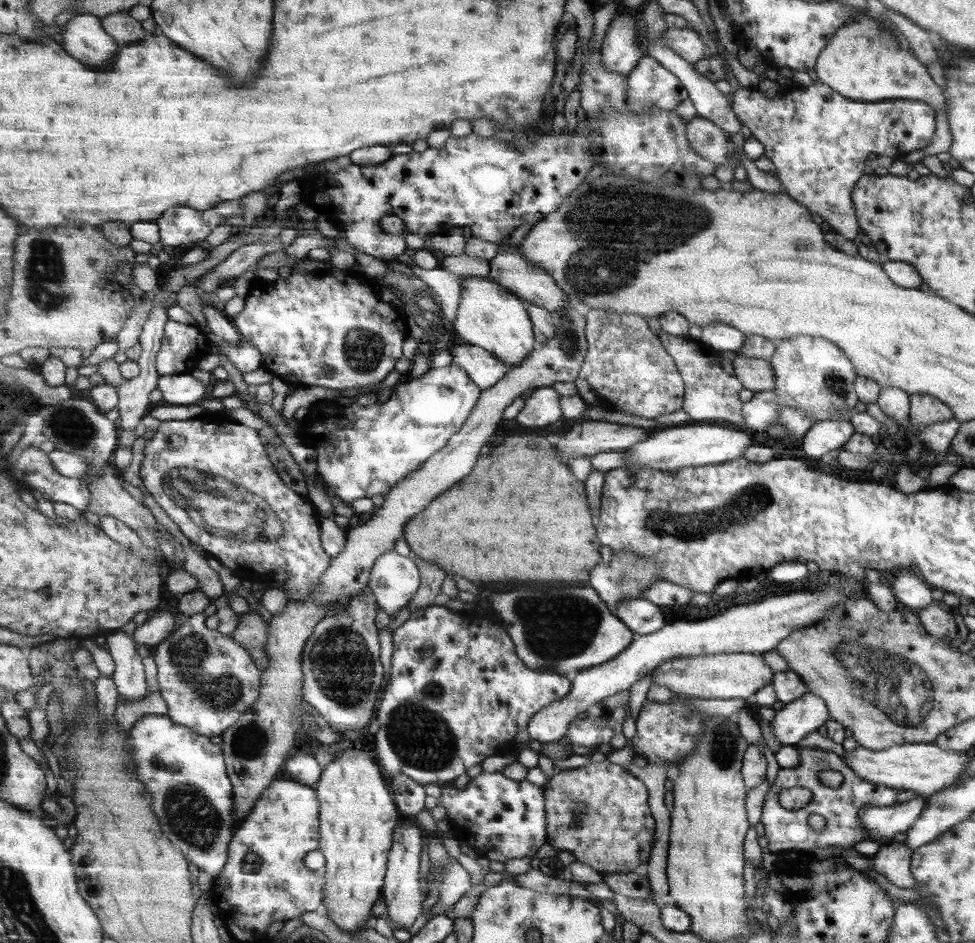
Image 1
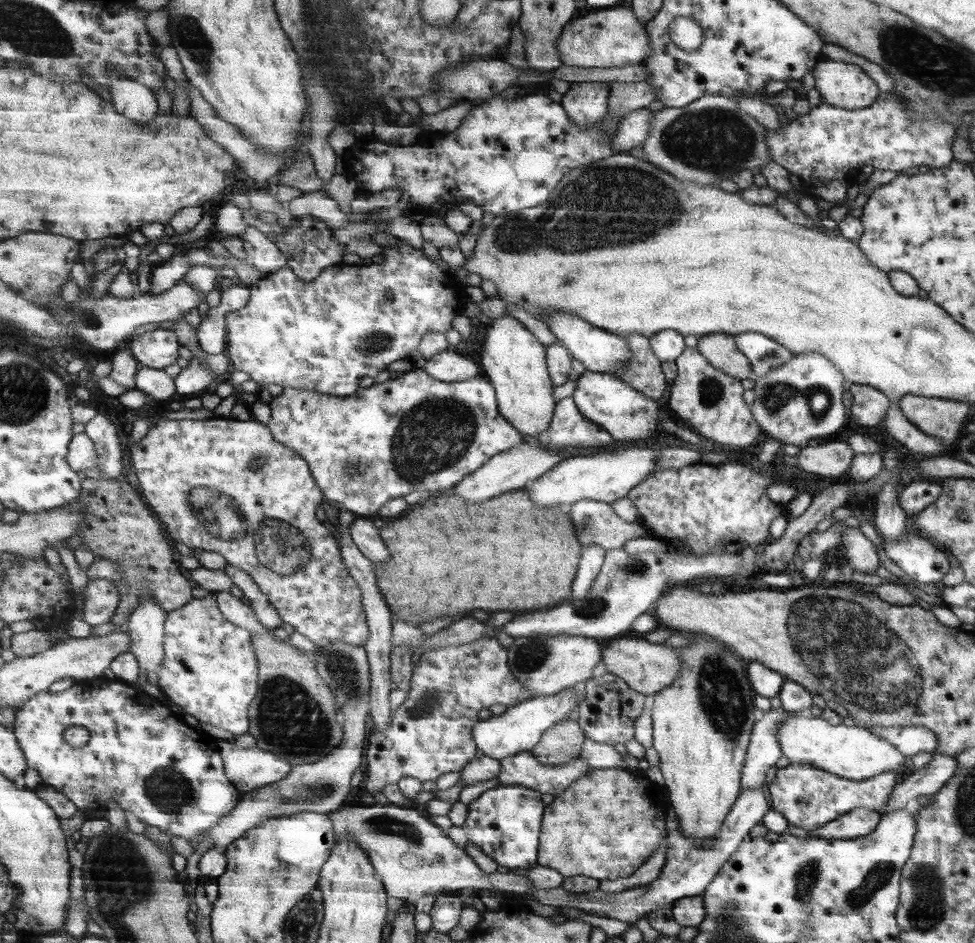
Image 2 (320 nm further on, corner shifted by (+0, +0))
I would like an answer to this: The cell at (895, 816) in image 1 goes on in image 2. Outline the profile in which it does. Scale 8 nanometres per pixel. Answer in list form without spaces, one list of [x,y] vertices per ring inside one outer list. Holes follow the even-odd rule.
[[[855,808],[831,823],[825,823],[811,830],[811,835],[823,840],[851,840],[867,836],[878,824],[879,812],[865,808]]]

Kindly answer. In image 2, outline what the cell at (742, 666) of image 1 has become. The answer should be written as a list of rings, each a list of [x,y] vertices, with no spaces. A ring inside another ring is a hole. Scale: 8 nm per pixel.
[[[625,635],[607,641],[602,650],[601,669],[620,676],[637,692],[645,693],[651,699],[661,688],[672,683],[676,677],[680,662],[676,649],[666,647],[661,643],[653,644],[645,639],[627,638]]]

